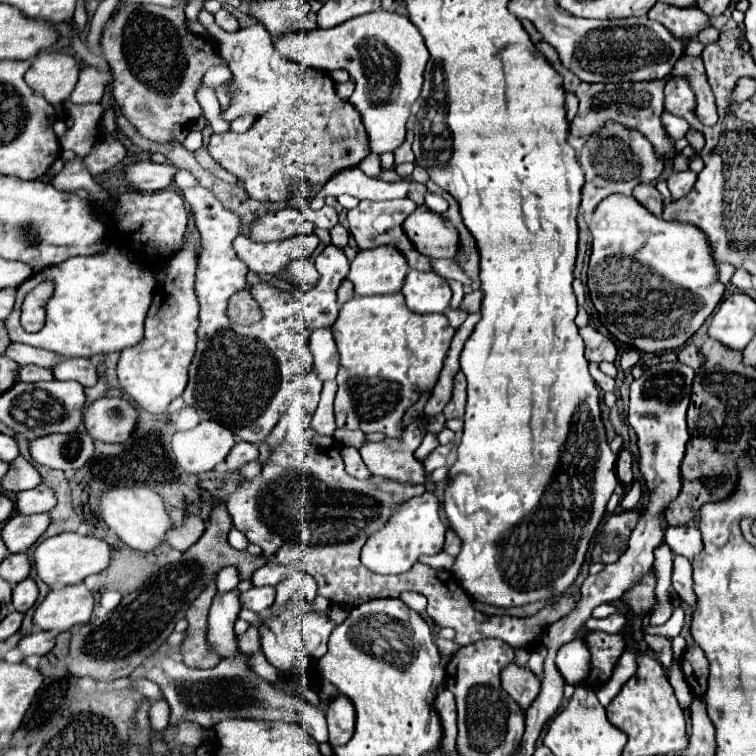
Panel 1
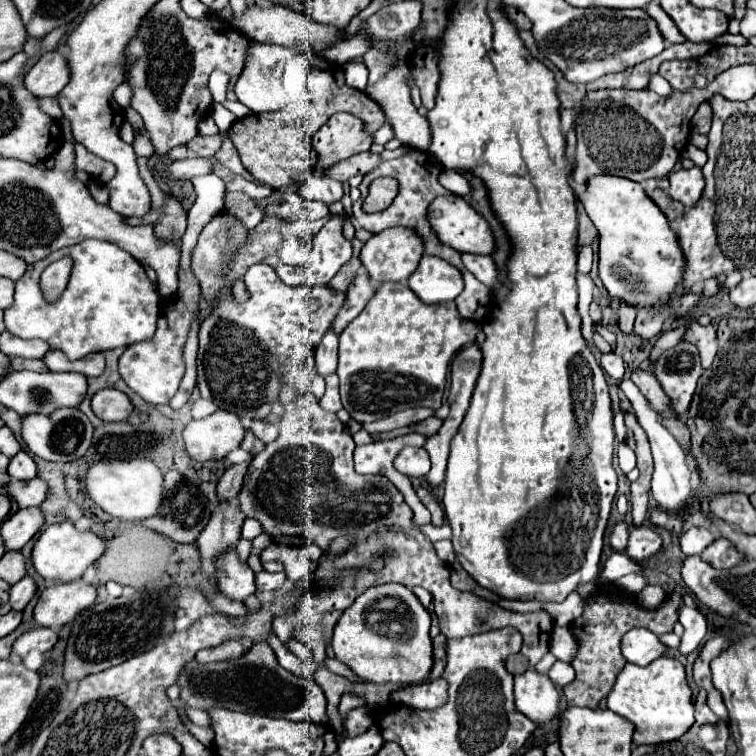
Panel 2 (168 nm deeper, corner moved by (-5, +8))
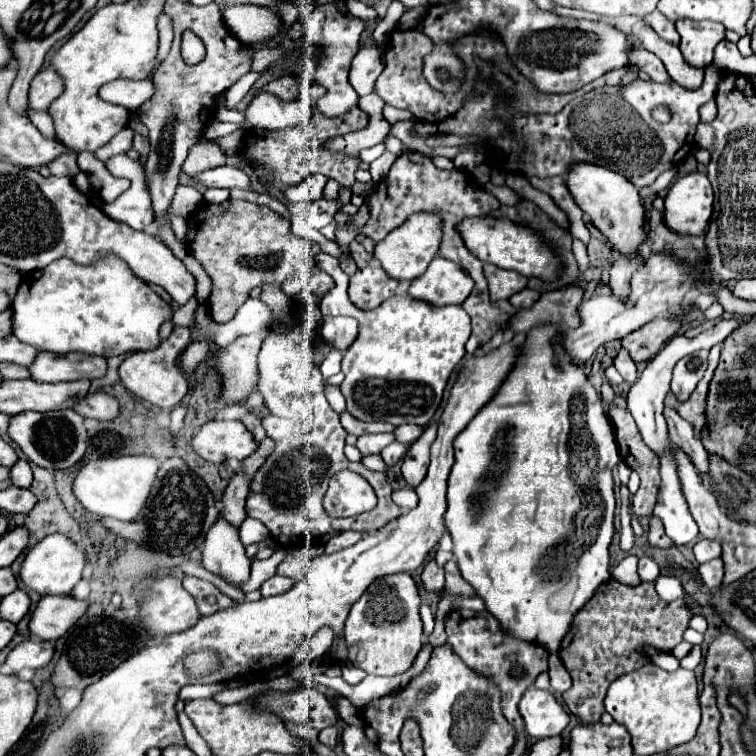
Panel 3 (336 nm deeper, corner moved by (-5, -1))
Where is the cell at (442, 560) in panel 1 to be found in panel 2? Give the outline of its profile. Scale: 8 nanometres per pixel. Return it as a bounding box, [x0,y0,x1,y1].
[354,433,431,525]

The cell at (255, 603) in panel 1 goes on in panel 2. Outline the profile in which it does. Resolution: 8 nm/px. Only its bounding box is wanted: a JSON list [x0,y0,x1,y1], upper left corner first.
[256,571,286,591]

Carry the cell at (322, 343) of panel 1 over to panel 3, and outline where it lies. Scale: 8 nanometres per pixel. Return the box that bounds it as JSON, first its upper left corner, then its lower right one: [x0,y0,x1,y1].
[348,258,398,310]

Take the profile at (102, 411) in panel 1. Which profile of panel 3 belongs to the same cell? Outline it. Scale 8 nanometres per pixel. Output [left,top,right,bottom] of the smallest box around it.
[74,392,118,420]

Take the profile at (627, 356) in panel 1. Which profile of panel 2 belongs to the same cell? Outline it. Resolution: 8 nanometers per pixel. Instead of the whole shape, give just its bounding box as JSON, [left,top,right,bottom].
[618,303,636,335]

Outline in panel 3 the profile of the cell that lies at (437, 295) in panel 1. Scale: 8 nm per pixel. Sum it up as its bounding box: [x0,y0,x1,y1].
[408,256,474,306]

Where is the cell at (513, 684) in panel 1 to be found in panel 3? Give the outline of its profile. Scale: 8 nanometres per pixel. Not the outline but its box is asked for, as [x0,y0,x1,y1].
[520,688,570,740]

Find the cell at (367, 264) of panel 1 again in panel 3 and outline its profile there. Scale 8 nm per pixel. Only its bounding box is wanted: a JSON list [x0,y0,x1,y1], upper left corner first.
[374,212,442,280]

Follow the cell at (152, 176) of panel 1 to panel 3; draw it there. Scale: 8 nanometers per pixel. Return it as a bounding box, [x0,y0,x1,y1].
[196,166,252,190]

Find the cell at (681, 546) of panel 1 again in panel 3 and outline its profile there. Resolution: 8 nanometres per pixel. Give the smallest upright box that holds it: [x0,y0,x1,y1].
[694,540,722,564]

